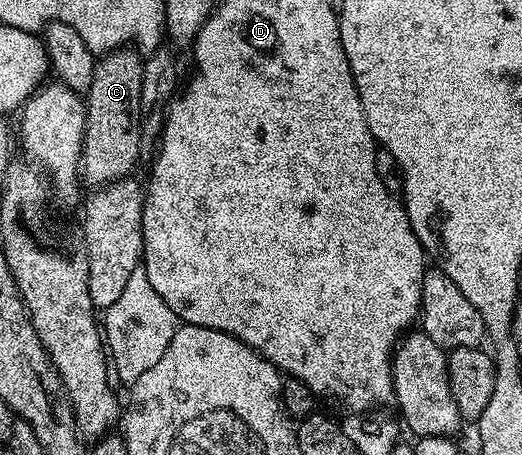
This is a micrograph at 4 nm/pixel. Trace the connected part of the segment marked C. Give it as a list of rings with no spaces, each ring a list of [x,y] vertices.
[[[130,47],[114,49],[110,53],[97,58],[92,83],[84,97],[86,102],[86,130],[82,140],[82,164],[80,166],[81,180],[85,184],[87,181],[90,187],[110,185],[114,181],[129,178],[133,174],[130,172],[133,171],[138,157],[143,156],[140,147],[140,123],[142,122],[140,91],[143,60],[143,54]]]

